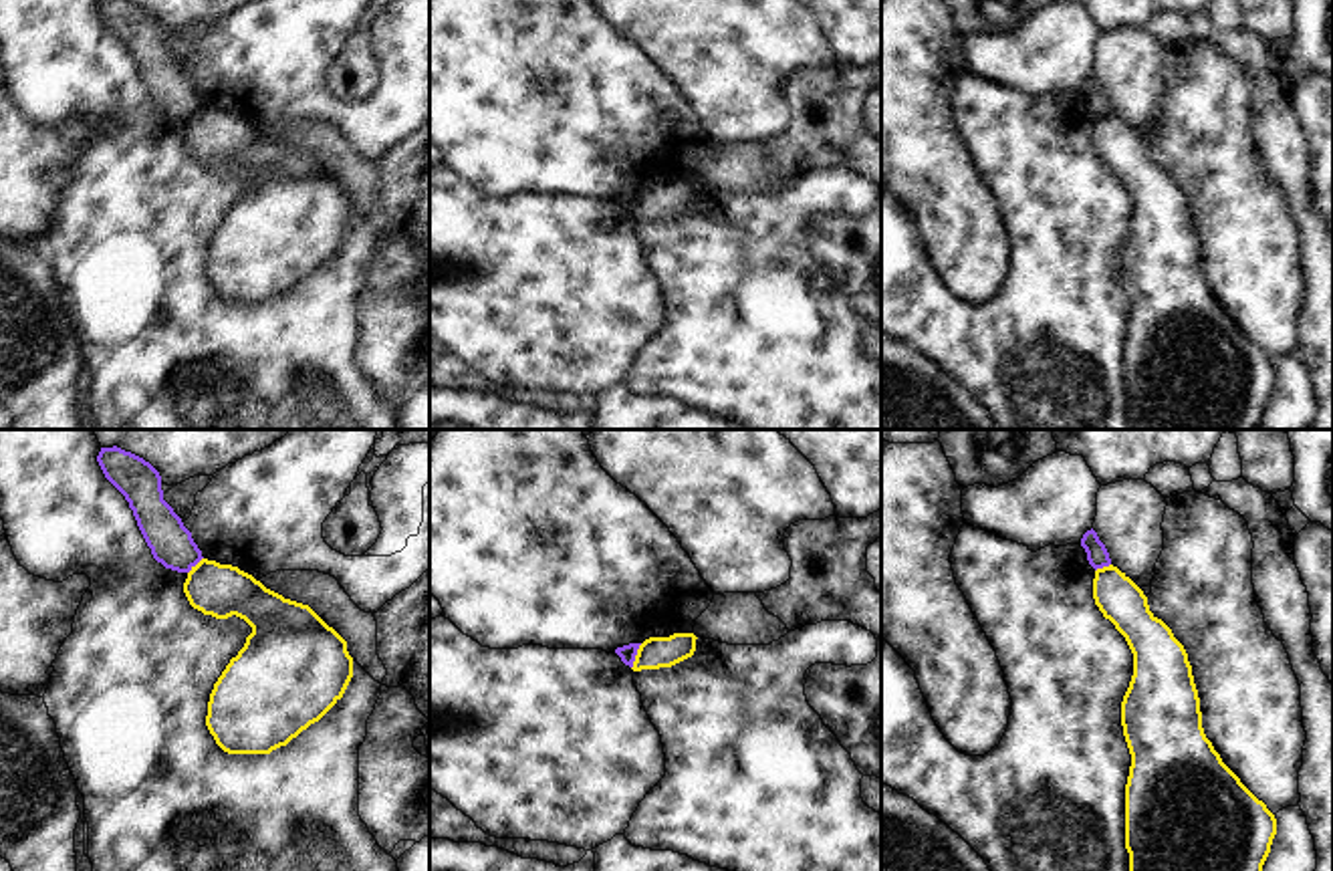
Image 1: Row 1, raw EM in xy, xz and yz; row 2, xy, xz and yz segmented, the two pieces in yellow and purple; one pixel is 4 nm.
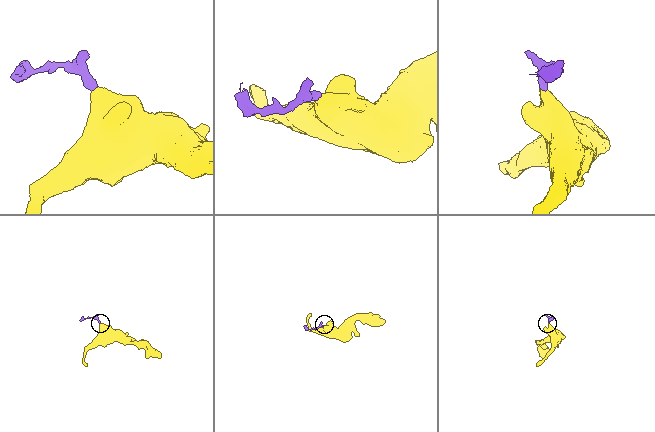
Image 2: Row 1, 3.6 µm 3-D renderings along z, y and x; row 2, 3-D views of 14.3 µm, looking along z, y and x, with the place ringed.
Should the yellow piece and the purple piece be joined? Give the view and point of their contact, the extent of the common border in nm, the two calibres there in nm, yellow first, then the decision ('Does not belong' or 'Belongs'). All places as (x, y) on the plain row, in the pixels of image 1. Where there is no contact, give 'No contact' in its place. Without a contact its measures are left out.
Touches yellow at xz (636, 204). Shared border 110 nm. Thickness 130 nm (yellow) against 70 nm. Does not belong.

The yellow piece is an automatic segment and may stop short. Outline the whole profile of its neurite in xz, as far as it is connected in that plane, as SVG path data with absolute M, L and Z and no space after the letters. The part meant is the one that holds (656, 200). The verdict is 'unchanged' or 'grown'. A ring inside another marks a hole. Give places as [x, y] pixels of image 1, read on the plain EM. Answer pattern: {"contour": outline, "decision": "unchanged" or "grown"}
{"contour": "M674 181L670 185L649 185L639 194L631 218L641 220L641 218L672 216L694 204L696 188L698 185L694 181Z", "decision": "unchanged"}

